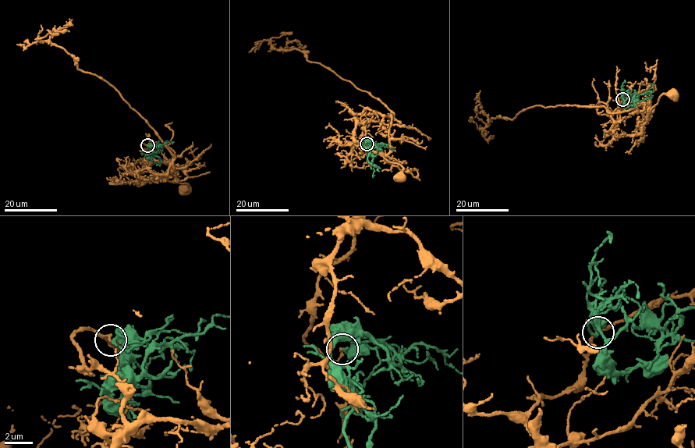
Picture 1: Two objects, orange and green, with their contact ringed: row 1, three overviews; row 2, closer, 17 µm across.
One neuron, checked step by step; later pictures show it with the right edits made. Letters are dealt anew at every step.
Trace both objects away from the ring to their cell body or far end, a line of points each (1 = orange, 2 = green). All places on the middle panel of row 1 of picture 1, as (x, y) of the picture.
1: (367, 144), (359, 140), (369, 120), (359, 119), (354, 138), (365, 148), (398, 163), (402, 168), (400, 178)
2: (367, 144), (372, 141), (365, 143), (373, 158), (373, 176)

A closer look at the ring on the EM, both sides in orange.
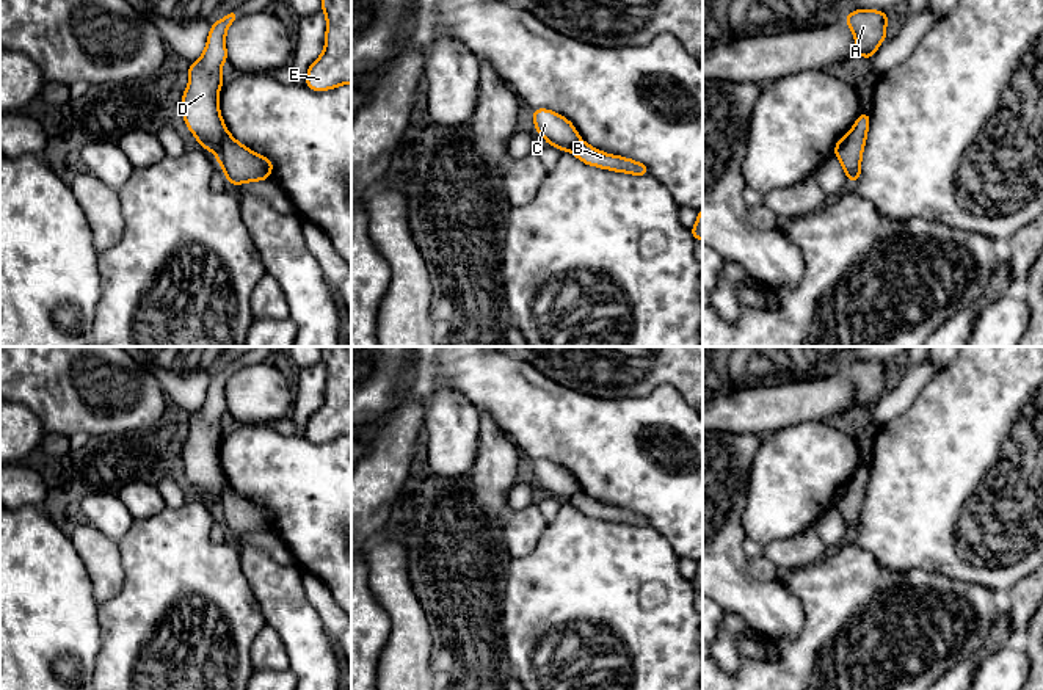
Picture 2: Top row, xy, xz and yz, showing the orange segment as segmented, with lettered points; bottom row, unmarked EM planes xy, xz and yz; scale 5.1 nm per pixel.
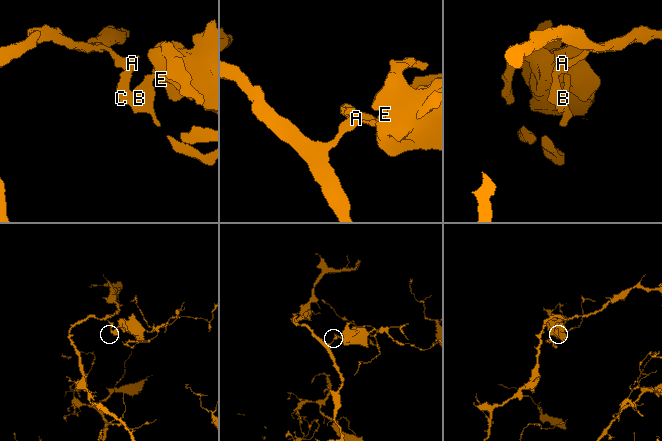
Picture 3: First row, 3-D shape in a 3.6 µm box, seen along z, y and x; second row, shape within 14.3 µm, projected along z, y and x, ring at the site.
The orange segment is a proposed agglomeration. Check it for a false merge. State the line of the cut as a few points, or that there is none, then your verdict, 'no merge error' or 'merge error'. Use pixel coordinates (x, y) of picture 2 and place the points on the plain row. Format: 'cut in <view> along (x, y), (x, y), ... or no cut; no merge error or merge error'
no cut; no merge error

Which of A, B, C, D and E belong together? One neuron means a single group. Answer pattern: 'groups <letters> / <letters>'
groups A B C D E

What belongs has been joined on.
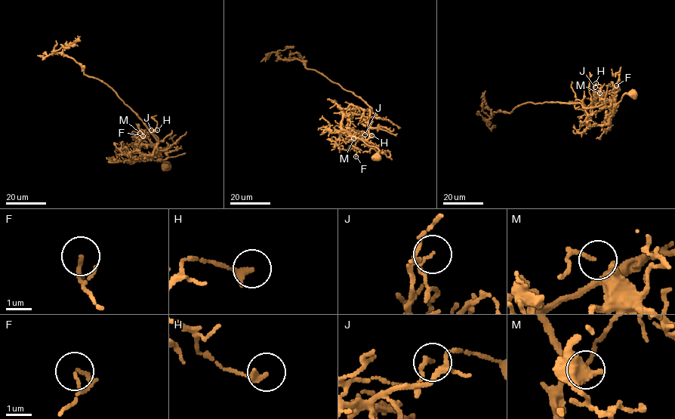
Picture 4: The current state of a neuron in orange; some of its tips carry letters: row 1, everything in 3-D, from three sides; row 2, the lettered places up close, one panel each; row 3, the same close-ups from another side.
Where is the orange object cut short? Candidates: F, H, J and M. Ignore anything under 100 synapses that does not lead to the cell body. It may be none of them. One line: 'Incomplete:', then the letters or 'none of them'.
Incomplete: none of them

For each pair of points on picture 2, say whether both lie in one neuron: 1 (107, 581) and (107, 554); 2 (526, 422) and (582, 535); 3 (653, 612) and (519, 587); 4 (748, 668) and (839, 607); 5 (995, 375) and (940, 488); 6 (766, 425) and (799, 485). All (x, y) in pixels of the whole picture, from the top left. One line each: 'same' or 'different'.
1: same
2: different
3: same
4: same
5: same
6: different

